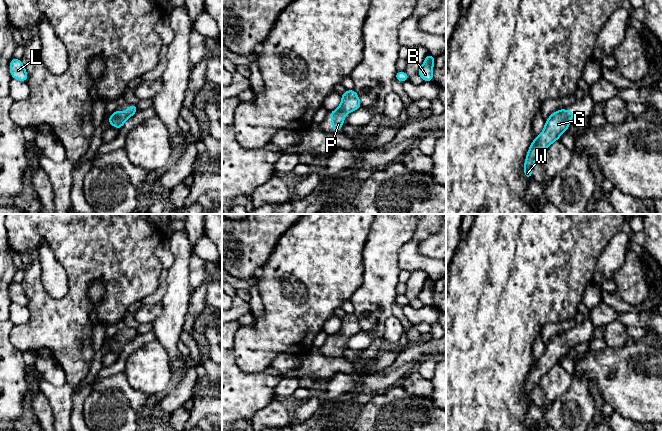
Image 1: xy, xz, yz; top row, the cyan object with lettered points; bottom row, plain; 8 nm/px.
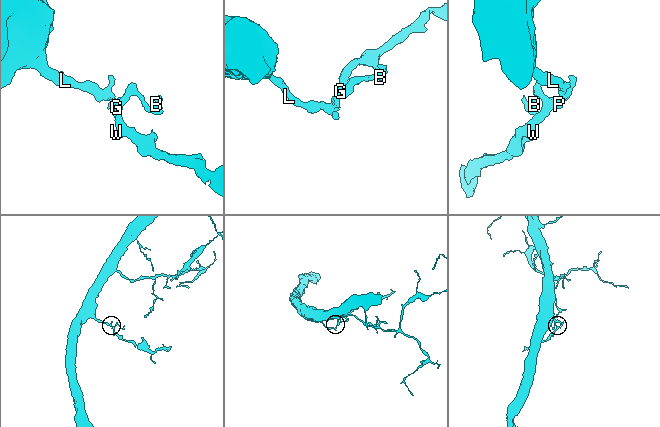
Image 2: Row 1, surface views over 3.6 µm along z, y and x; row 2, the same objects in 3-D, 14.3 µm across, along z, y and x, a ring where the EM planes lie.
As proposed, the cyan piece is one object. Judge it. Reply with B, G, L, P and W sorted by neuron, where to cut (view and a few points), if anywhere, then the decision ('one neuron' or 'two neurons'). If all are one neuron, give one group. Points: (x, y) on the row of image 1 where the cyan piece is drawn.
B G L P W | no cut | one neuron

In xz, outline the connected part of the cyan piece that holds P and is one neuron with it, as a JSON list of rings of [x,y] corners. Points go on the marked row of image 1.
[[[347,90],[341,94],[341,104],[337,110],[328,112],[328,116],[332,118],[332,129],[337,133],[344,124],[345,114],[349,114],[362,107],[360,99],[355,90]]]

